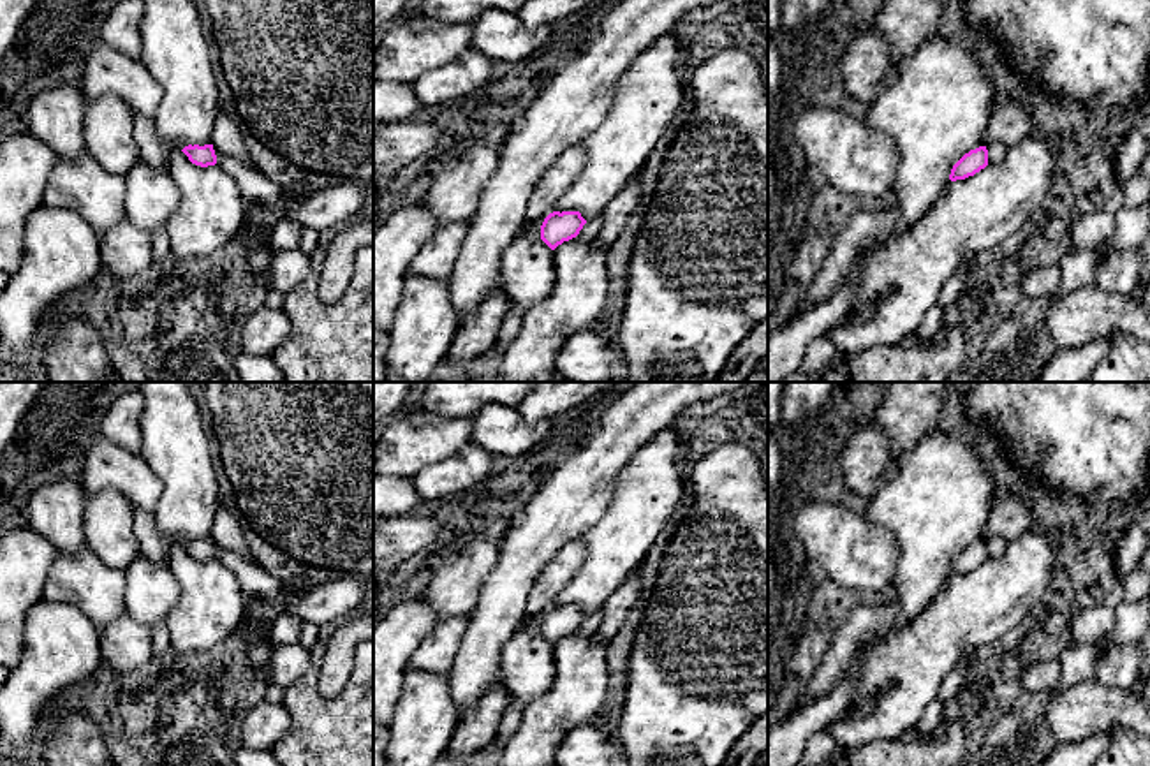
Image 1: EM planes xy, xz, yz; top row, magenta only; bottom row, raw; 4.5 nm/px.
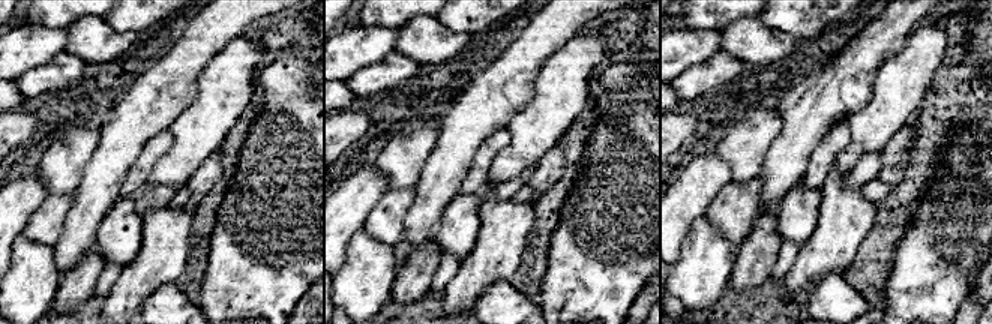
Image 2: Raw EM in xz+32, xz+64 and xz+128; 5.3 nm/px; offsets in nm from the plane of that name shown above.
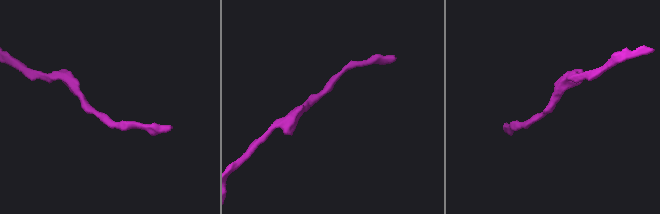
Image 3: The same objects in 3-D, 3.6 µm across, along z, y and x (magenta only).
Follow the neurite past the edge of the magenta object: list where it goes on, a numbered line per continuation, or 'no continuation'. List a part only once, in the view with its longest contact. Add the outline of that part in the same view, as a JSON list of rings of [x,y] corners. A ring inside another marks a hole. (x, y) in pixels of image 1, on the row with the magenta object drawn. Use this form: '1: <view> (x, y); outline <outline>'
no continuation

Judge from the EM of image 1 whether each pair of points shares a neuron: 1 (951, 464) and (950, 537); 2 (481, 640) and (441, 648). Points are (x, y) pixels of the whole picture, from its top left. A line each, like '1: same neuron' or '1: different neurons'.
1: same neuron
2: different neurons

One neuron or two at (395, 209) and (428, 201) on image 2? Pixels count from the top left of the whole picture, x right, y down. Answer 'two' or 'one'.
two

